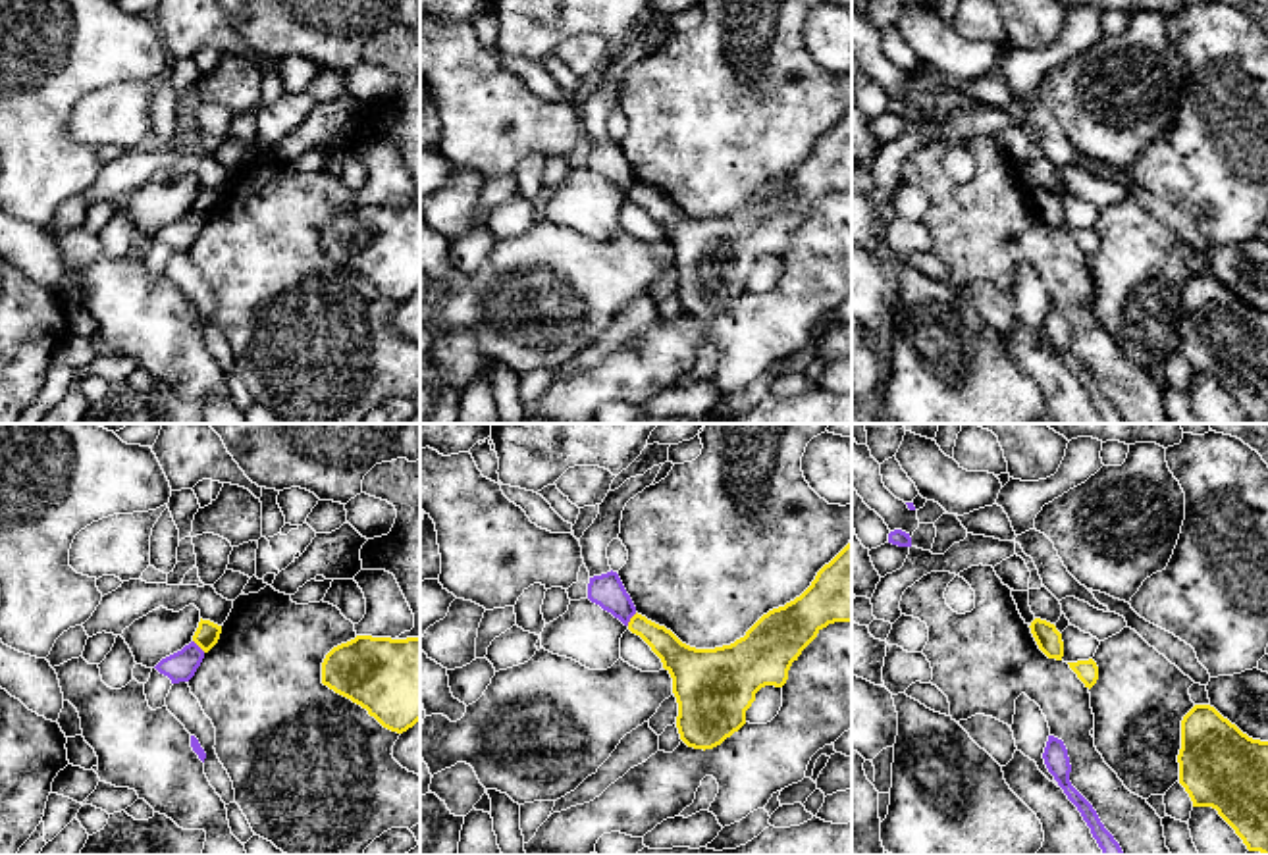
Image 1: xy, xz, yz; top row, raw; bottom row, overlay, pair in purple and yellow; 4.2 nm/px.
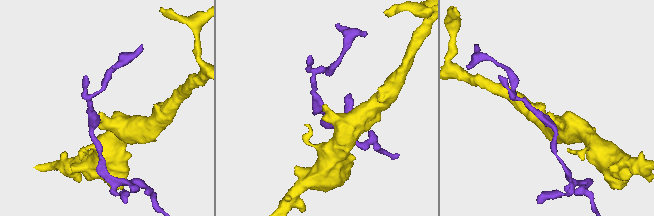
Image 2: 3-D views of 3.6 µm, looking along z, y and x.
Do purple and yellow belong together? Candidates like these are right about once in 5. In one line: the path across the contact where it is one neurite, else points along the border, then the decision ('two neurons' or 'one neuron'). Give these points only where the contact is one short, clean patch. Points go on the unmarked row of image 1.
along xz (636, 181), (627, 193) | two neurons

